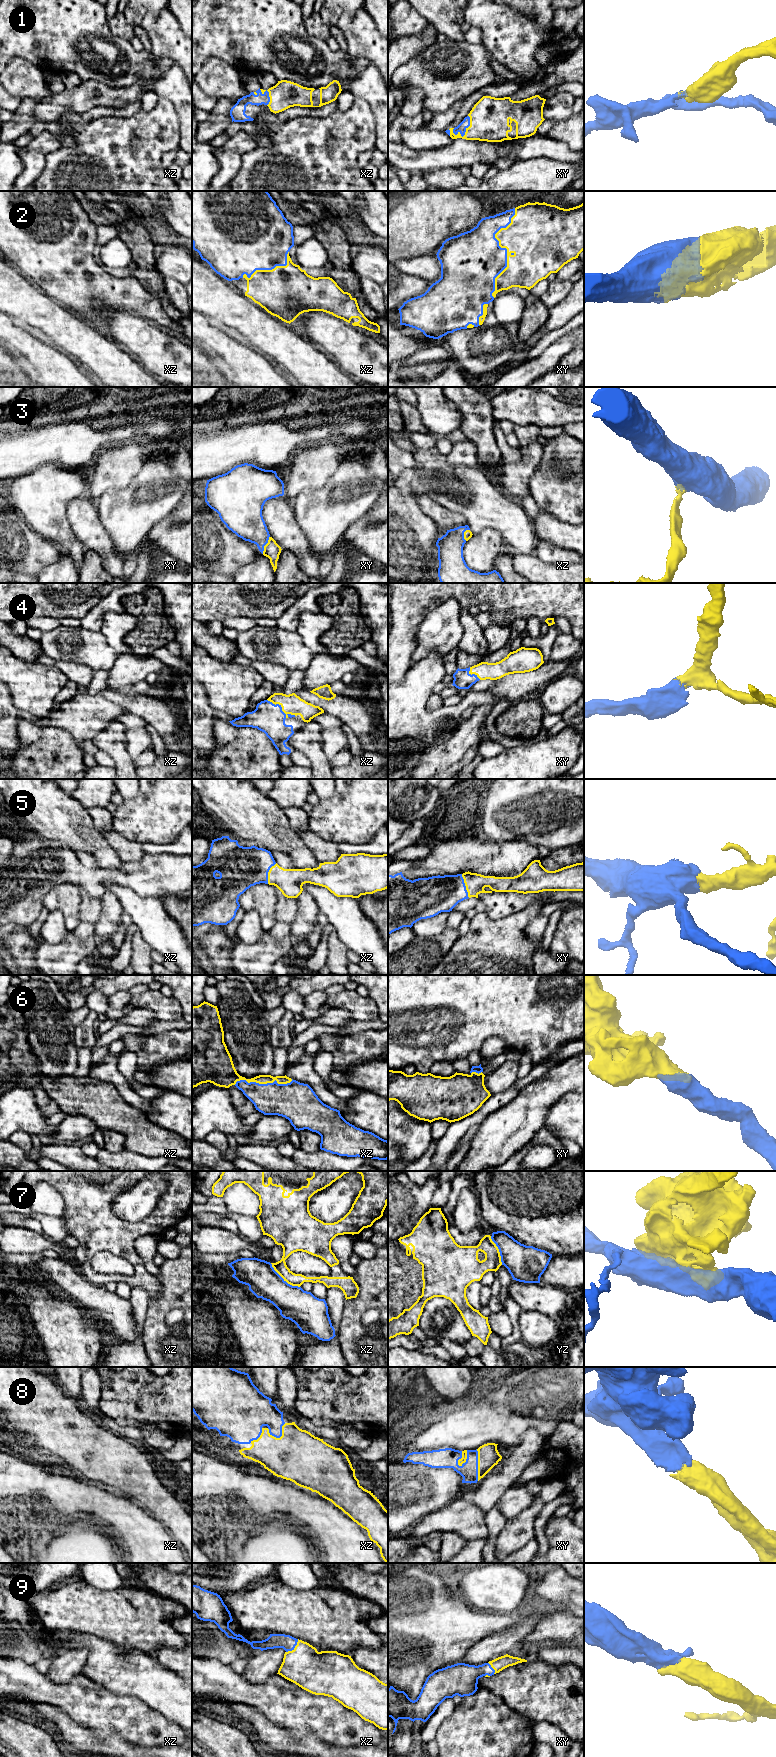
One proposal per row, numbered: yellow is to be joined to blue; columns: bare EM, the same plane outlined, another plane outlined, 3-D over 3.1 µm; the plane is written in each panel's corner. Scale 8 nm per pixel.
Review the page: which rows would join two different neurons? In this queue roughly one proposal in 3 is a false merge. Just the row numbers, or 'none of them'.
none of them

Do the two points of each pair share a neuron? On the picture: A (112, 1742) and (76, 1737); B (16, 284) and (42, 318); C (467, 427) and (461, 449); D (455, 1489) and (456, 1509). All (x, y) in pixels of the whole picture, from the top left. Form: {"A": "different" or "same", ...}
{"A": "same", "B": "same", "C": "different", "D": "different"}

